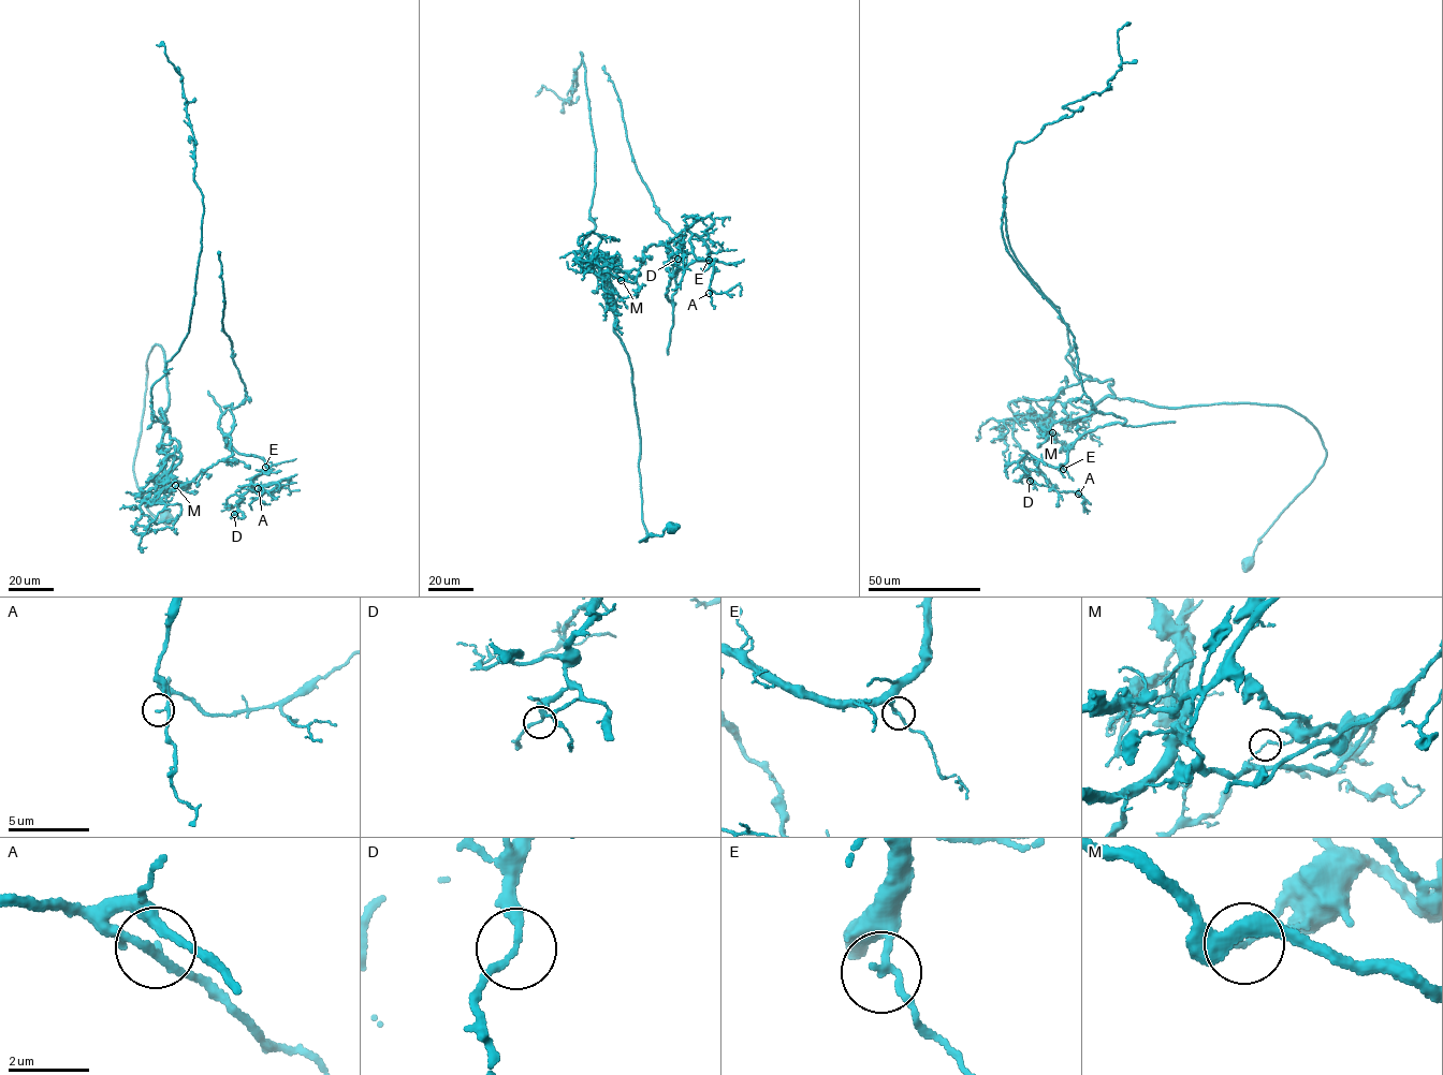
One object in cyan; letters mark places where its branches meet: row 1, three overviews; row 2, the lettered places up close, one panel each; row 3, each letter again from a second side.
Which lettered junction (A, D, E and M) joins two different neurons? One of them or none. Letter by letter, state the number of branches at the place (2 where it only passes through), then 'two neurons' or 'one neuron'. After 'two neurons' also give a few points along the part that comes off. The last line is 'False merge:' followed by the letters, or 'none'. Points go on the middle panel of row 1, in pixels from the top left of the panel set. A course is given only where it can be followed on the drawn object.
A: 2 branches meet; one neuron
D: 2 branches meet; one neuron
E: 2 branches meet; one neuron
M: 2 branches meet; two neurons; foreign part runs (621, 280), (633, 282), (652, 245), (669, 244), (674, 277), (682, 254), (637, 171), (603, 65)
False merge: M

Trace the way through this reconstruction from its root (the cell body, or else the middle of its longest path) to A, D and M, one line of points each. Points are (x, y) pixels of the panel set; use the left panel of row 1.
A: (165, 516), (133, 464), (156, 344), (163, 481), (230, 457), (229, 435), (267, 467), (258, 488)
D: (165, 516), (133, 464), (156, 344), (163, 481), (230, 457), (229, 435), (267, 467), (234, 515)
M: (165, 516), (146, 506), (133, 464), (156, 344), (170, 400), (158, 450), (164, 485), (175, 485)

